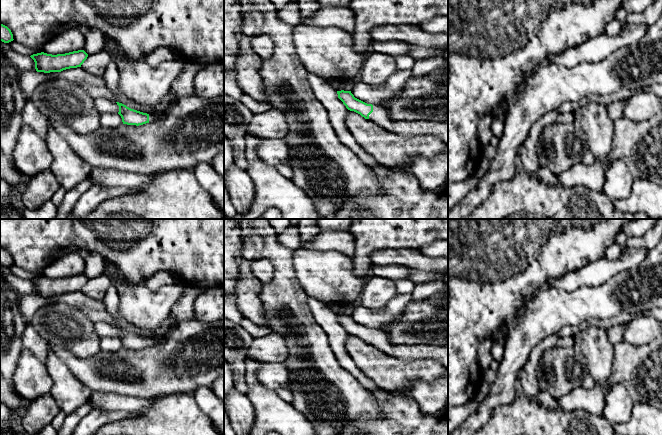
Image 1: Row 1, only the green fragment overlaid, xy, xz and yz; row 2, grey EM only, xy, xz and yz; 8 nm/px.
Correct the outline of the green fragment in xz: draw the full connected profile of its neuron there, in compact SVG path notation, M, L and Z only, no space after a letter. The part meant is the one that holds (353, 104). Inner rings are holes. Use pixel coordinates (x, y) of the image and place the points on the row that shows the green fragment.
M341 90L337 91L337 94L348 110L360 114L390 132L405 137L430 134L440 138L448 145L448 121L393 121L384 107L367 104L355 98L351 91Z

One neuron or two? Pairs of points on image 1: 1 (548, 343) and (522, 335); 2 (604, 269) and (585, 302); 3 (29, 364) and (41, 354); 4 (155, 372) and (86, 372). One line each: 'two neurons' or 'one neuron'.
1: two neurons
2: two neurons
3: two neurons
4: one neuron

